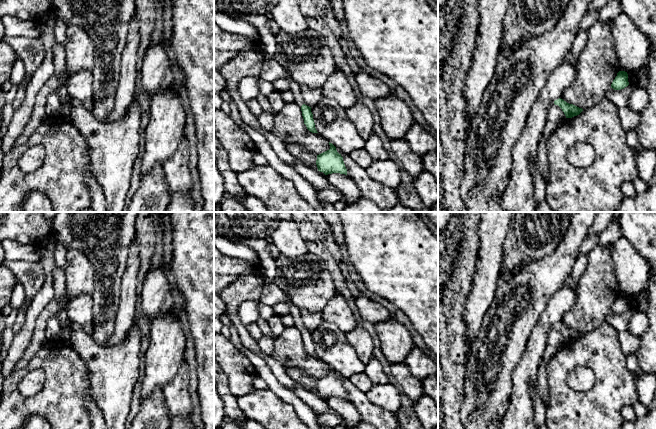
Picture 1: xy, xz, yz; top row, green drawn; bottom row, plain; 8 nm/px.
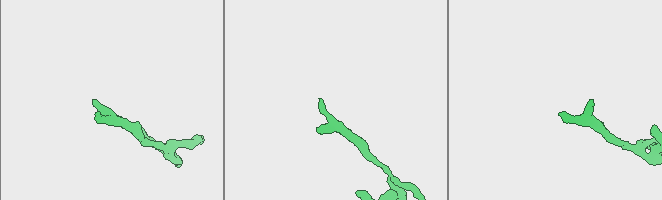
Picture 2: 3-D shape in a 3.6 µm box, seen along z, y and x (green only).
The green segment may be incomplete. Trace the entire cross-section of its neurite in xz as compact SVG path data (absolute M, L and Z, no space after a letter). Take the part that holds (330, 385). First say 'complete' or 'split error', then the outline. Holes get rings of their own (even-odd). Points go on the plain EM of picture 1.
complete | M329 366L330 373L317 379L316 389L318 395L325 399L340 397L347 399L343 381L336 374L336 371Z

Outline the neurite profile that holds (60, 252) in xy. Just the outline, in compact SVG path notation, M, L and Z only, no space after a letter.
M55 239L54 258L58 267L65 269L66 267L67 249L58 240Z

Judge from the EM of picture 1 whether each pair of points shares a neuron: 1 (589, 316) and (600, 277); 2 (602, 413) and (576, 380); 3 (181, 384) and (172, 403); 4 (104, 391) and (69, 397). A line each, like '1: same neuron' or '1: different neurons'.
1: same neuron
2: different neurons
3: same neuron
4: different neurons

